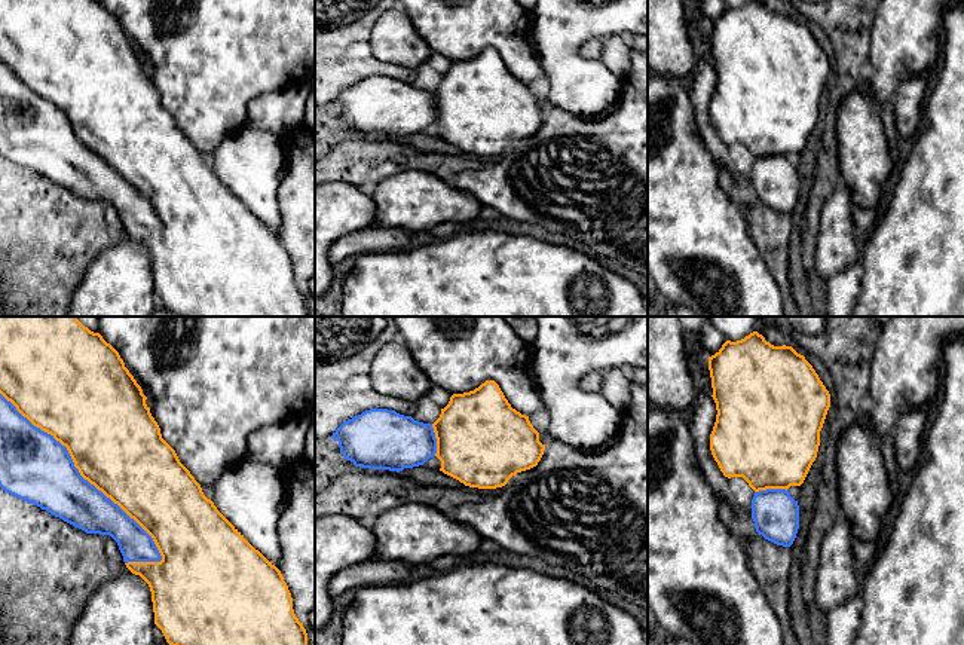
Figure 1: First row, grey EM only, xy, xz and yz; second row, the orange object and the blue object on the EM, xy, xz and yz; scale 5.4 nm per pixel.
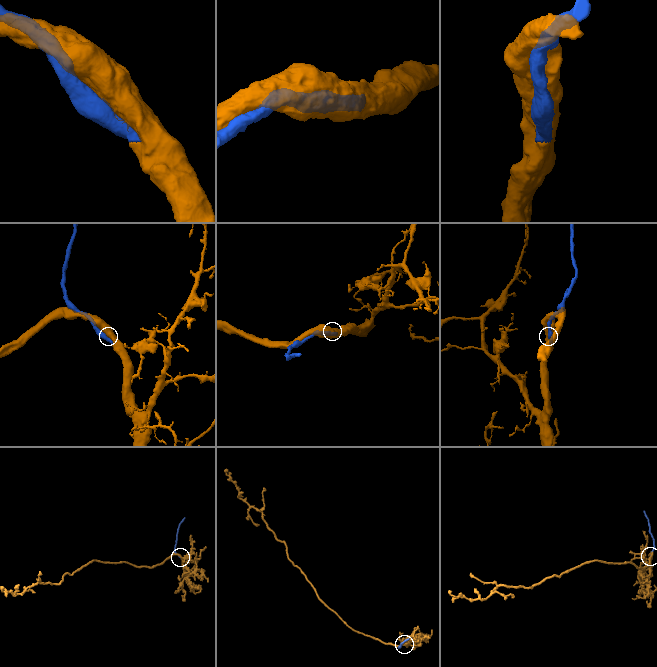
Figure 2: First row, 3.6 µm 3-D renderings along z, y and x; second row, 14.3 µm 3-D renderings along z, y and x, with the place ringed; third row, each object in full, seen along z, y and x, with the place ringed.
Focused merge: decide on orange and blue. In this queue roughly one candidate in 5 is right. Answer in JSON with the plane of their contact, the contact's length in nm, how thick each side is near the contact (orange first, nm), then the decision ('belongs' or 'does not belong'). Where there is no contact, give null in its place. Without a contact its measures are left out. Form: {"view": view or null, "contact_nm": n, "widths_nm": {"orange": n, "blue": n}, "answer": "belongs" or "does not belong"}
{"view": "xy", "contact_nm": 1250, "widths_nm": {"orange": 500, "blue": 360}, "answer": "belongs"}

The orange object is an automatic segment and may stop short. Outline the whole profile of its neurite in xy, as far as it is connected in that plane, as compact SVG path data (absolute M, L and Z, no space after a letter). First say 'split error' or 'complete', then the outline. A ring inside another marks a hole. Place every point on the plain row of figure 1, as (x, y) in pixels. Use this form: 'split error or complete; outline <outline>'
split error; outline M0 0L0 155L86 201L110 202L117 210L126 235L149 251L154 291L169 312L178 317L307 317L306 296L294 281L293 265L281 238L203 162L201 152L162 106L146 67L119 19L100 0Z

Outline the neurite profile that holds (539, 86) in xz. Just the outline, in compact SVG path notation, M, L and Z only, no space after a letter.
M545 76L529 83L530 91L538 100L547 100L548 95L548 79Z

